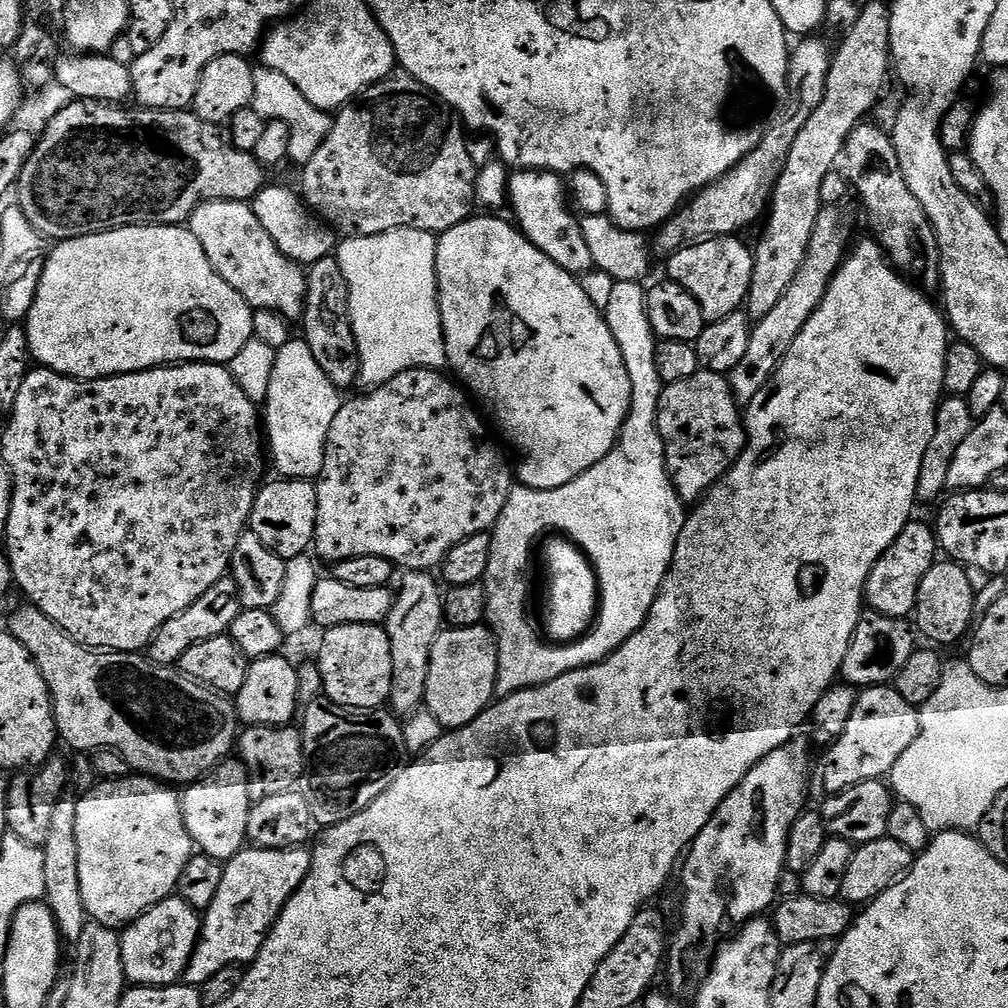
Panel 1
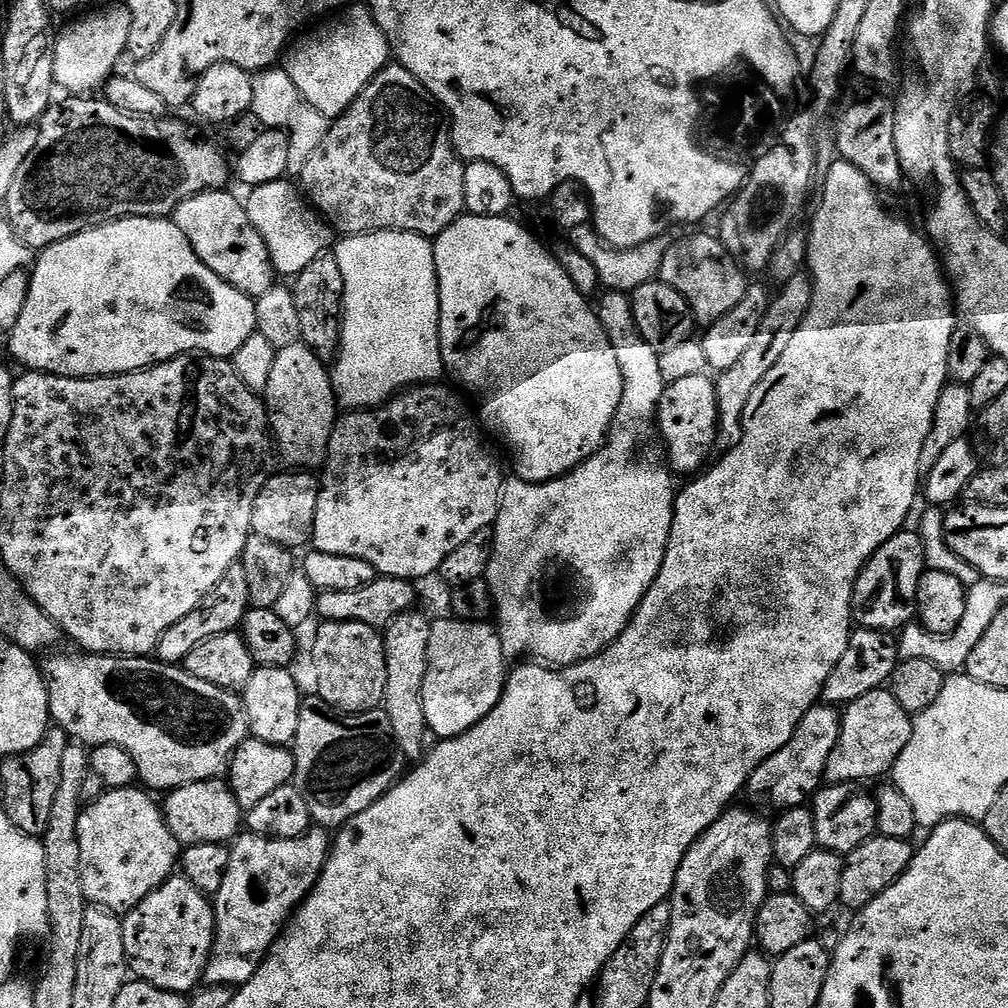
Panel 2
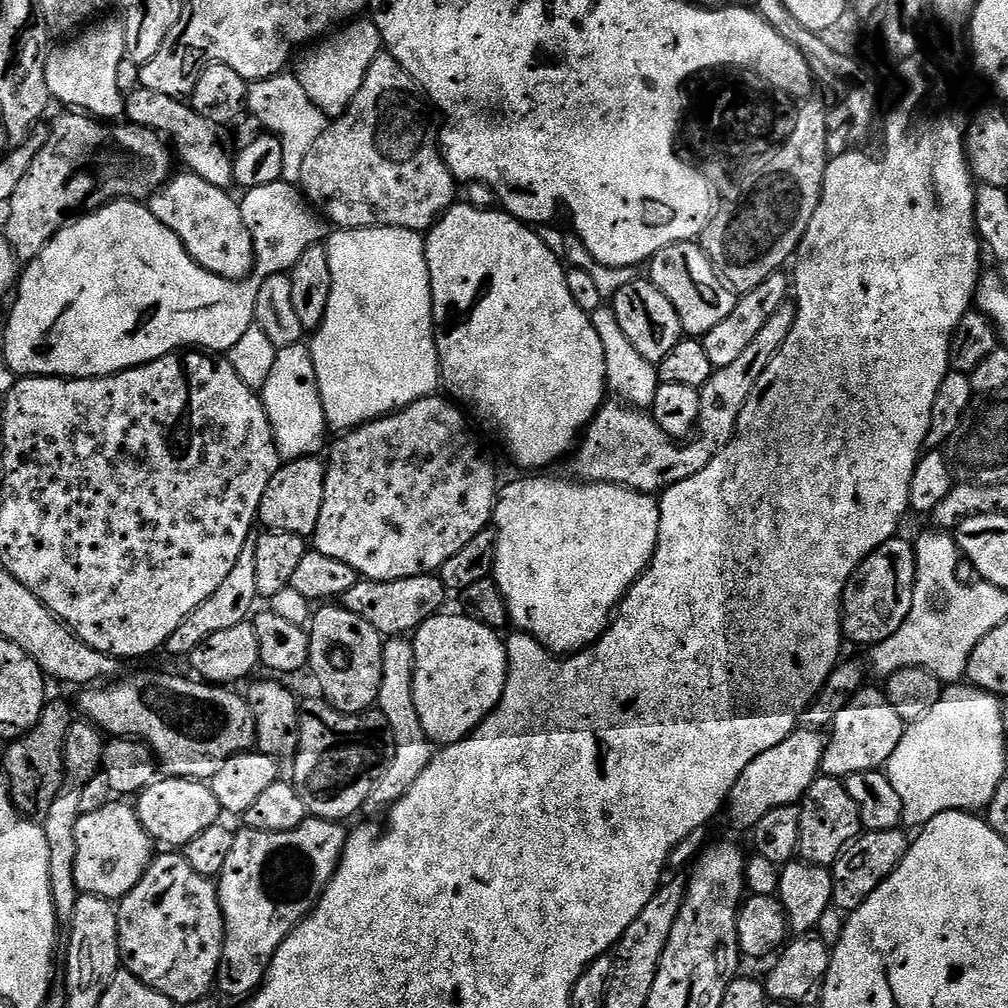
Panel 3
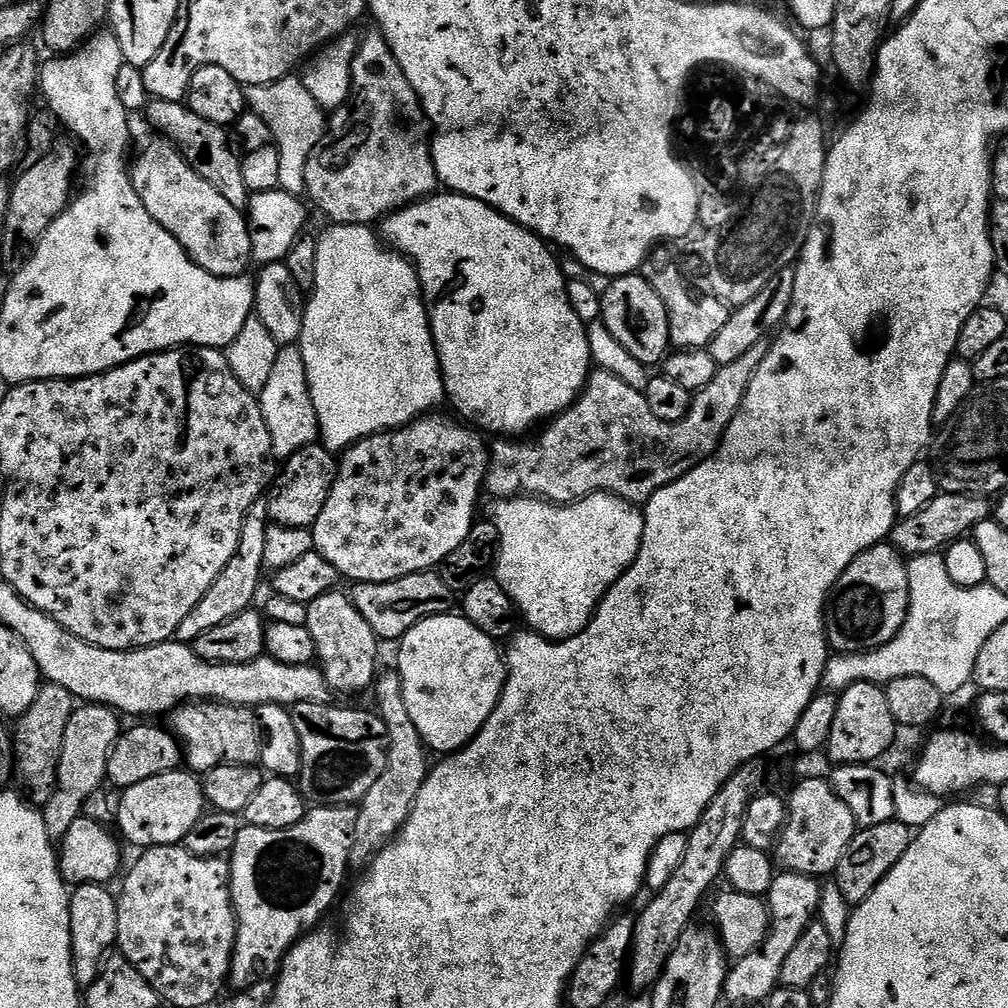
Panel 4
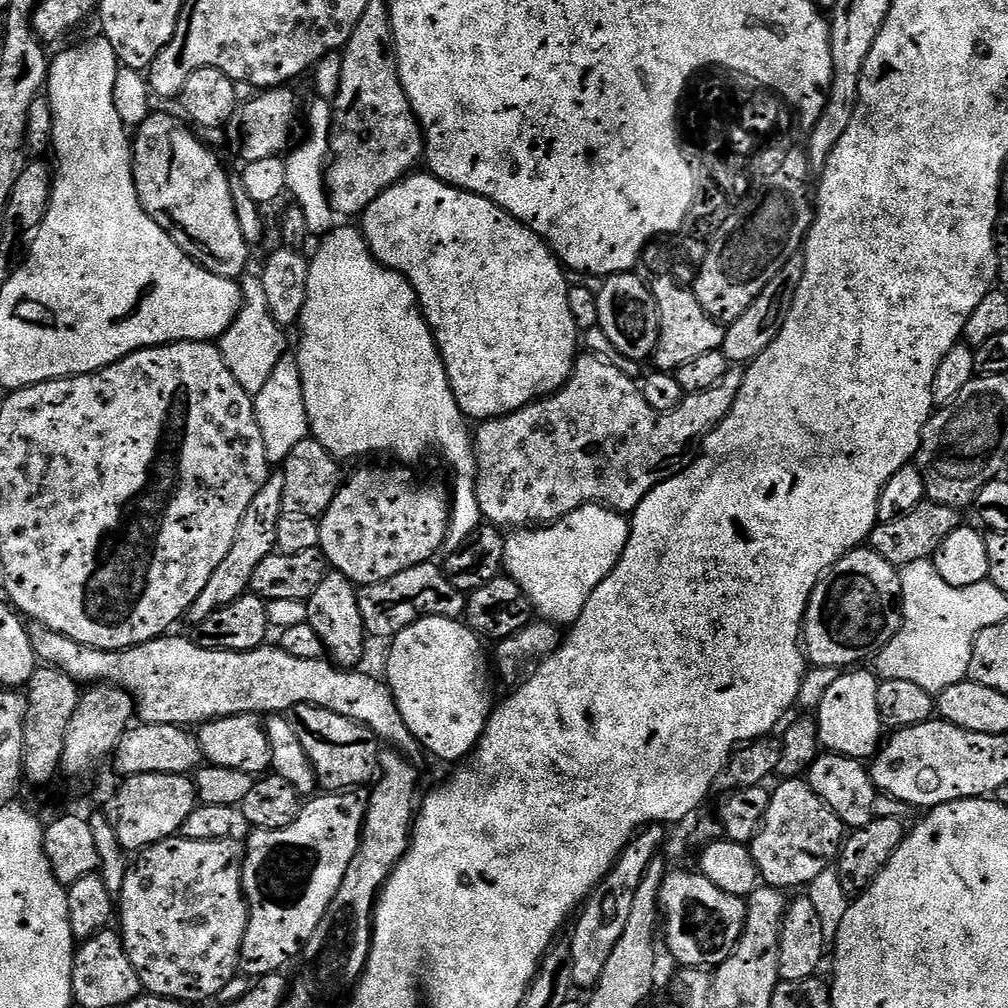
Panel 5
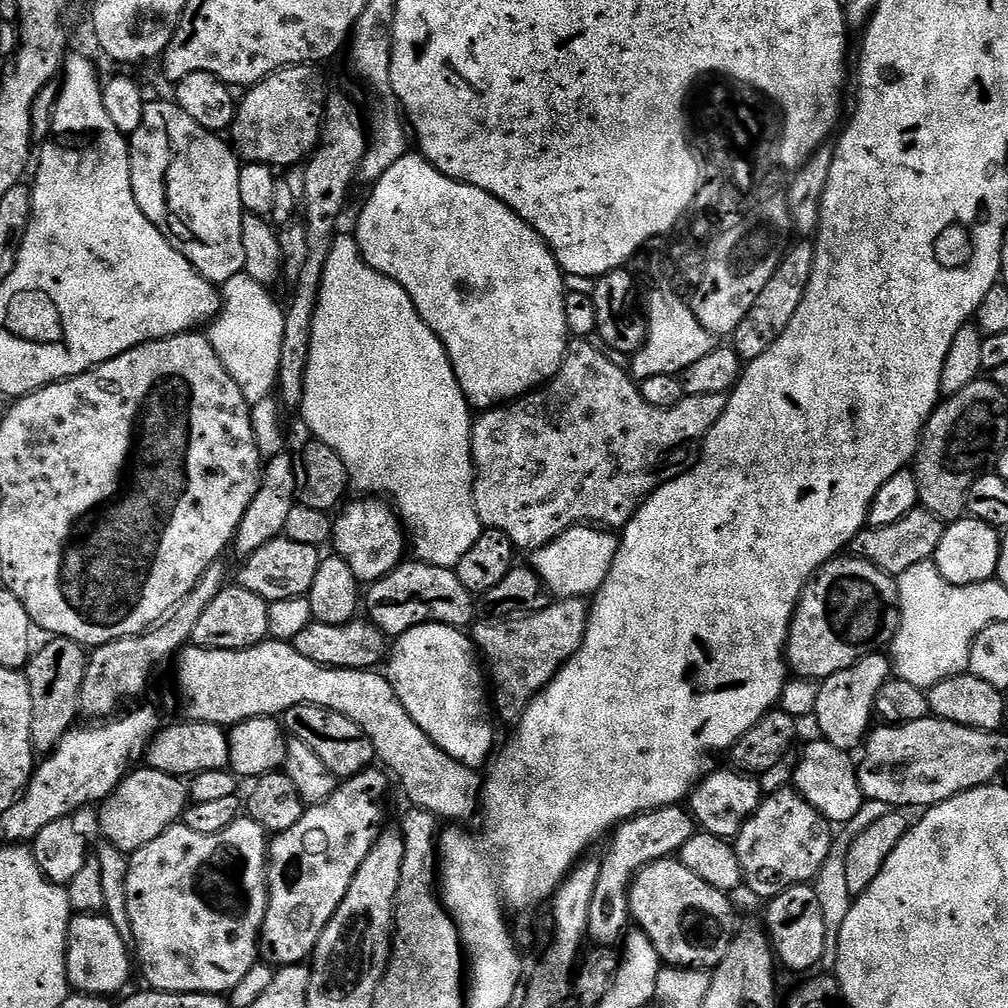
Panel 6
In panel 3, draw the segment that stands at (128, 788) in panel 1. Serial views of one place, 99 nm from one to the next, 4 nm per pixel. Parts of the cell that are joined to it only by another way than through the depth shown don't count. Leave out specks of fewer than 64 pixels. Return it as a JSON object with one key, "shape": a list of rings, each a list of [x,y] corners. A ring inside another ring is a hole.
{"shape":[[[109,802],[94,813],[81,815],[76,827],[78,859],[74,862],[74,880],[81,893],[104,896],[119,902],[143,878],[154,859],[154,841],[142,826],[135,807],[128,802]]]}

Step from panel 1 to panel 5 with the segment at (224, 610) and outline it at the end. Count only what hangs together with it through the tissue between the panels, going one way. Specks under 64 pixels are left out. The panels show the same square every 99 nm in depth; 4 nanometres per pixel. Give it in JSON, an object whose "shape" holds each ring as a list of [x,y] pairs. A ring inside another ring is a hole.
{"shape":[[[280,474],[269,475],[268,481],[254,494],[254,502],[246,506],[246,514],[242,514],[242,522],[238,526],[238,534],[234,538],[234,546],[230,546],[230,554],[222,558],[218,565],[218,570],[206,582],[206,587],[202,589],[202,594],[194,598],[190,606],[186,620],[189,625],[195,626],[206,622],[210,614],[230,606],[238,598],[242,598],[252,587],[252,579],[262,566],[262,558],[276,551],[276,539],[278,538],[278,518],[282,518],[284,510],[284,477]]]}

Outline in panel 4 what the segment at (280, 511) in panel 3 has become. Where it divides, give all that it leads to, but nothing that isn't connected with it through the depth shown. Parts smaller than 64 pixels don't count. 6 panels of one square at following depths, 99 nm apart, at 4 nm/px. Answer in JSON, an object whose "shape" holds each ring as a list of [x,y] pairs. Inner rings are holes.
{"shape":[[[317,442],[298,450],[298,454],[291,456],[281,467],[284,469],[281,470],[280,477],[277,480],[275,477],[267,493],[269,521],[287,528],[311,528],[314,522],[318,522],[322,506],[326,506],[326,498],[328,491],[332,489],[337,467],[337,457],[323,443]]]}

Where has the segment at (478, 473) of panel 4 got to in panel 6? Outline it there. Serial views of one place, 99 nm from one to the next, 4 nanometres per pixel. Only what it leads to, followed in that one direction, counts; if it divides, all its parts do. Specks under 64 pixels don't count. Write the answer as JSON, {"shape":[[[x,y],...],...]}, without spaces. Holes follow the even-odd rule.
{"shape":[[[356,499],[360,500],[354,501],[353,504],[345,503],[335,513],[330,544],[331,547],[336,547],[333,548],[335,555],[340,556],[342,562],[350,566],[350,570],[354,570],[356,580],[375,582],[390,574],[405,559],[406,532],[399,515],[383,499]]]}

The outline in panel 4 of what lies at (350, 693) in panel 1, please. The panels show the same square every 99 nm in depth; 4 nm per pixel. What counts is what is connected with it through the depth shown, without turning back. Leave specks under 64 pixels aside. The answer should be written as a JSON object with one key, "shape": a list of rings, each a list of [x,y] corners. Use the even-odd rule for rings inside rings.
{"shape":[[[343,591],[327,592],[322,594],[322,598],[314,598],[314,602],[308,605],[308,623],[310,638],[314,638],[316,647],[315,663],[318,665],[320,673],[326,678],[326,682],[332,688],[333,693],[340,692],[364,692],[373,687],[378,675],[376,669],[376,644],[378,637],[374,630],[370,630],[370,622],[358,614],[358,610],[352,604],[351,595],[342,594]]]}

